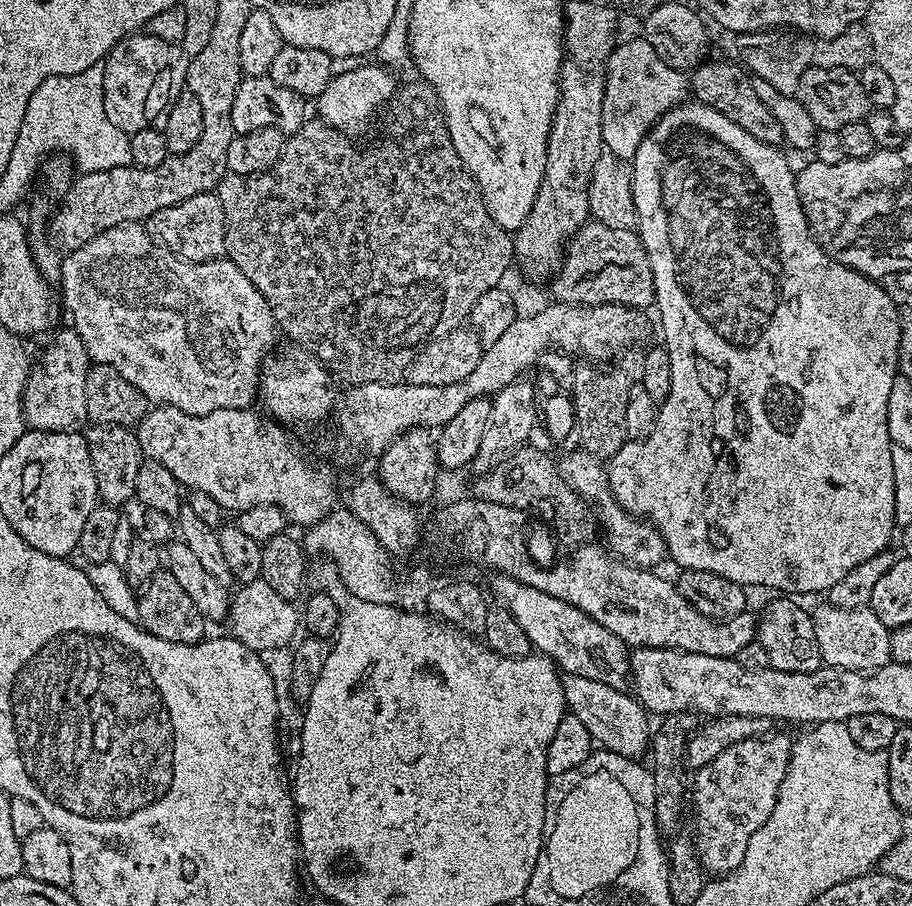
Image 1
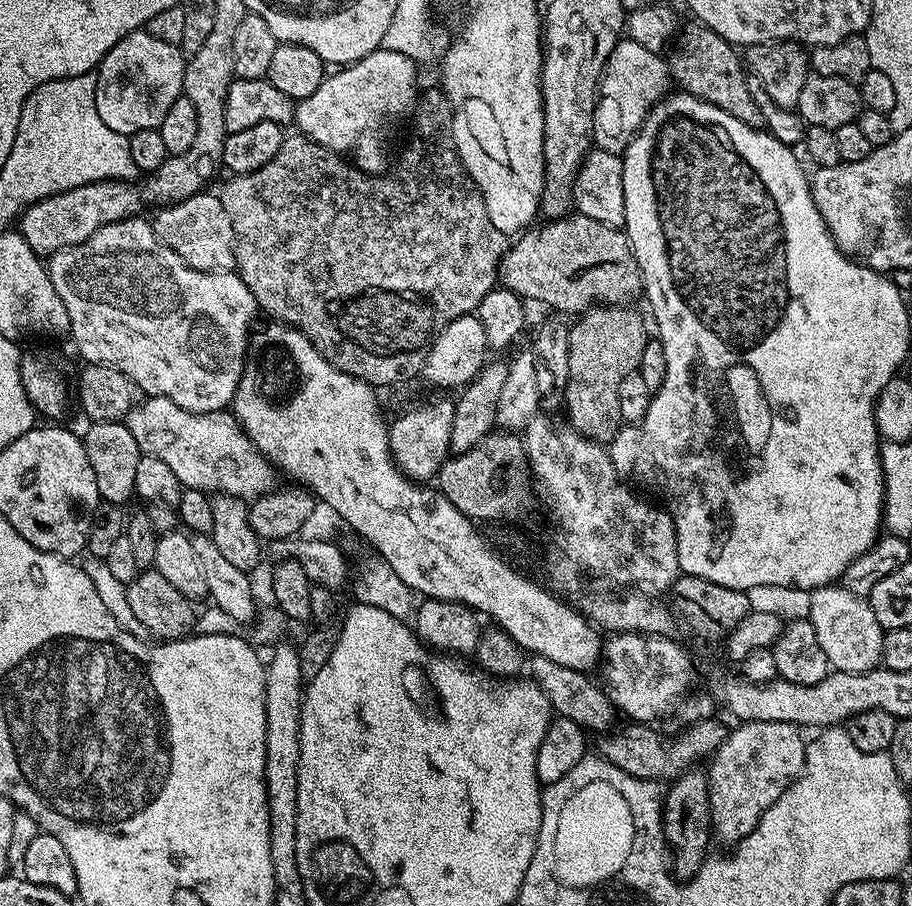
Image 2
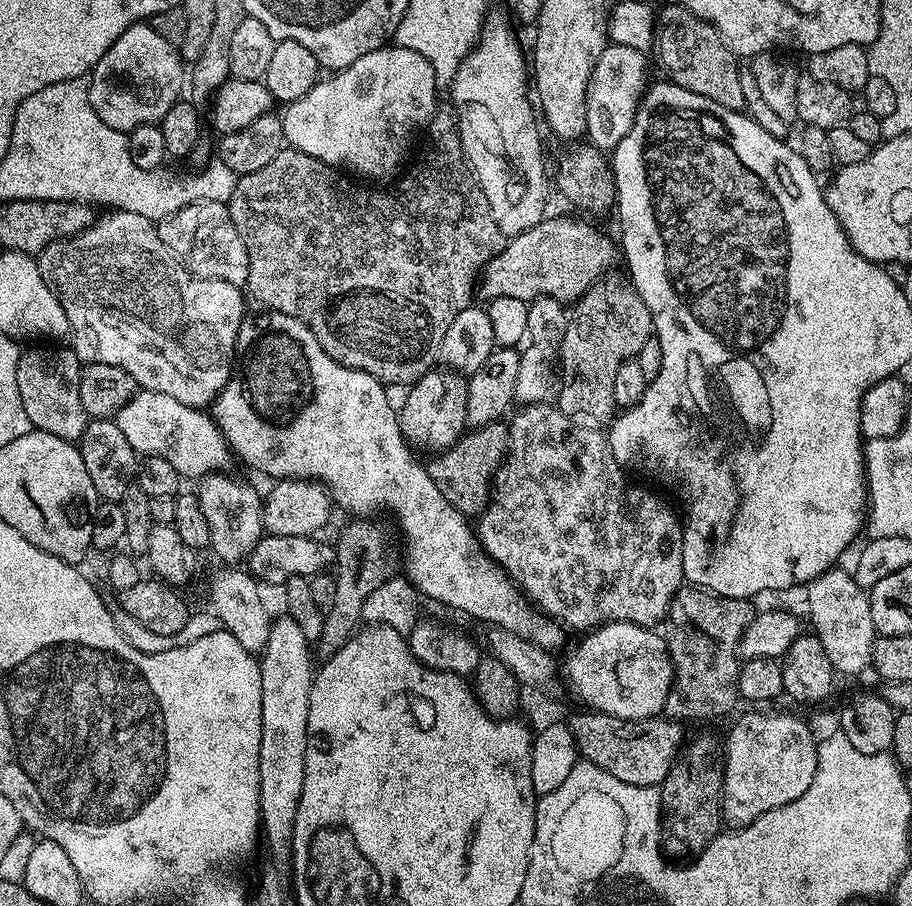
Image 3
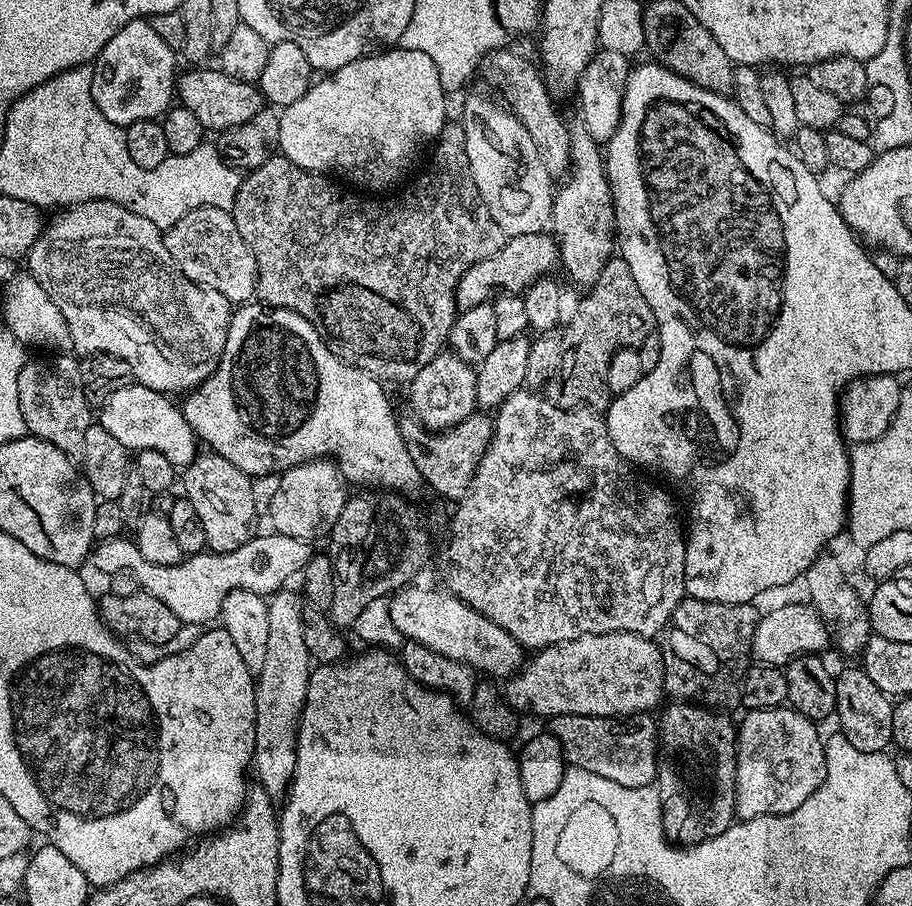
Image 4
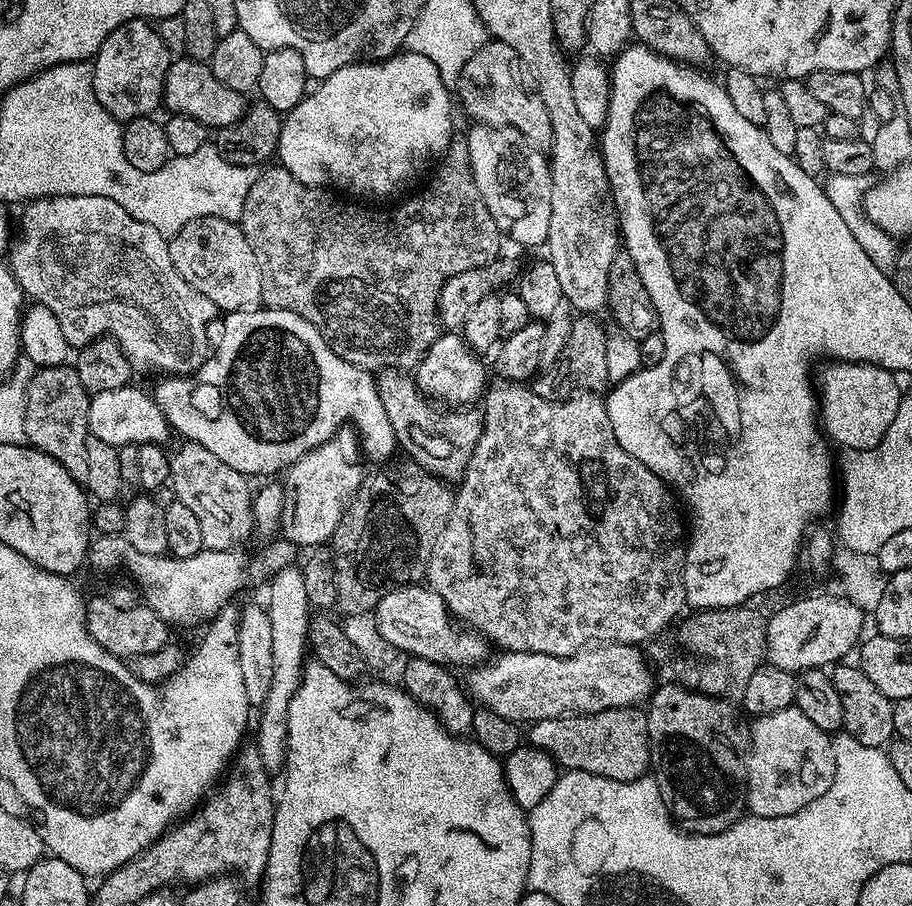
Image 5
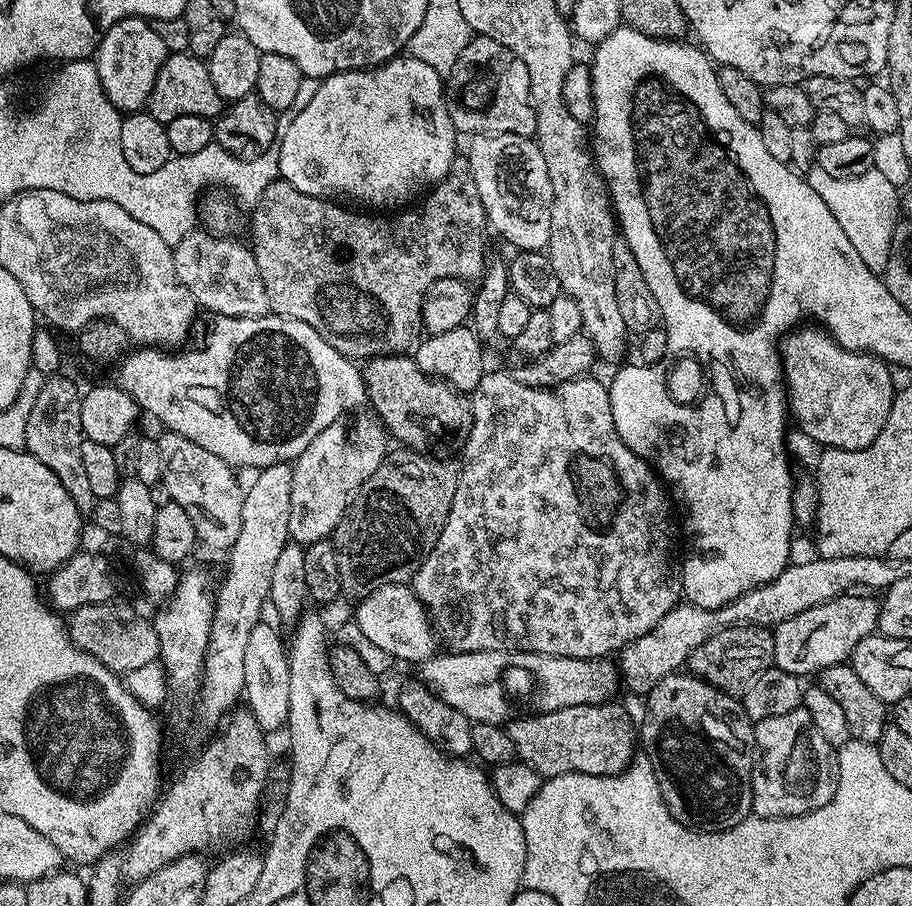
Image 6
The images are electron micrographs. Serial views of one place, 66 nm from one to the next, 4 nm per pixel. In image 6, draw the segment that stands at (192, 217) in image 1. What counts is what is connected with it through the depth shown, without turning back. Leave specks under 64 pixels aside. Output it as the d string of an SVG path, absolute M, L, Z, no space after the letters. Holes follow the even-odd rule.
M193 230L182 238L182 242L174 245L172 250L172 265L186 290L196 299L205 313L217 316L233 316L234 318L254 318L269 315L266 286L262 286L262 274L258 270L256 253L251 247L232 240L231 235L217 234L212 230Z

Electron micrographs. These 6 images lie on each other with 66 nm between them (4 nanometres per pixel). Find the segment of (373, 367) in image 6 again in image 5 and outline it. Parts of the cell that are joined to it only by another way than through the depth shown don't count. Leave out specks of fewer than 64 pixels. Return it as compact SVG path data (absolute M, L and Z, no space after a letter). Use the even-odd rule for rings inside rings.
M381 368L375 373L374 379L378 398L382 398L382 407L394 429L397 447L405 452L405 457L442 480L462 480L484 429L483 409L478 406L461 409L435 406L420 391L415 379L407 371L398 368Z

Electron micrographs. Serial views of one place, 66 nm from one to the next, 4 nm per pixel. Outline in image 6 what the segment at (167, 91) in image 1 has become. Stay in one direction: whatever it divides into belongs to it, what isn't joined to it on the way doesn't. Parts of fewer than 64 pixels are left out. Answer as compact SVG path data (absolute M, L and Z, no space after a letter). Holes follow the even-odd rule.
M142 16L119 20L107 28L94 53L94 63L106 98L124 114L147 109L158 70L168 55L166 46L162 46L162 38L154 34L151 23Z

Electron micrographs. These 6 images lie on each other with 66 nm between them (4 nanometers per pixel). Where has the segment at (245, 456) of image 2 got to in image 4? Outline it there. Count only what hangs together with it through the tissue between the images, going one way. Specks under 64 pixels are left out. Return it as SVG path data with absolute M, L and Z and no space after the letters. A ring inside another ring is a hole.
M129 382L122 386L122 390L114 390L110 398L102 401L98 408L98 422L106 430L106 434L118 438L118 442L122 442L122 446L133 453L158 450L158 454L166 454L172 464L187 466L198 455L198 437L190 422L186 422L183 411L177 405L175 408L168 400L171 399L165 393Z

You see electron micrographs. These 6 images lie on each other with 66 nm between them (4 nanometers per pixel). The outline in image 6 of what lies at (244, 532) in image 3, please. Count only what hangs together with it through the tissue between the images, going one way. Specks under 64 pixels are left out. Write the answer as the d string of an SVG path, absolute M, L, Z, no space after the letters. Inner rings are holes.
M161 431L156 445L162 453L163 482L170 490L173 504L182 506L186 514L194 522L197 541L208 548L231 549L232 543L242 530L242 502L244 492L242 484L236 481L237 473L231 464L218 458L218 454L210 454L210 450L202 450L198 442L190 442L190 438L182 438L177 432Z

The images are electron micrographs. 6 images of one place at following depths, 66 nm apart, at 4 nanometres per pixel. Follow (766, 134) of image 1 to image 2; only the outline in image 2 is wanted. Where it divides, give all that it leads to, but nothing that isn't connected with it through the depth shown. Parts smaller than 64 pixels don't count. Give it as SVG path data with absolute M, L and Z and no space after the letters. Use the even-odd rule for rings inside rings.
M700 22L691 23L685 28L683 25L679 33L680 48L671 49L671 52L673 51L672 60L670 56L671 79L675 83L677 80L687 95L702 102L710 102L718 106L718 110L726 110L726 114L734 114L738 122L746 122L751 128L760 128L764 119L750 94L749 73L746 71L741 53L718 34L714 34L712 28L706 28Z

